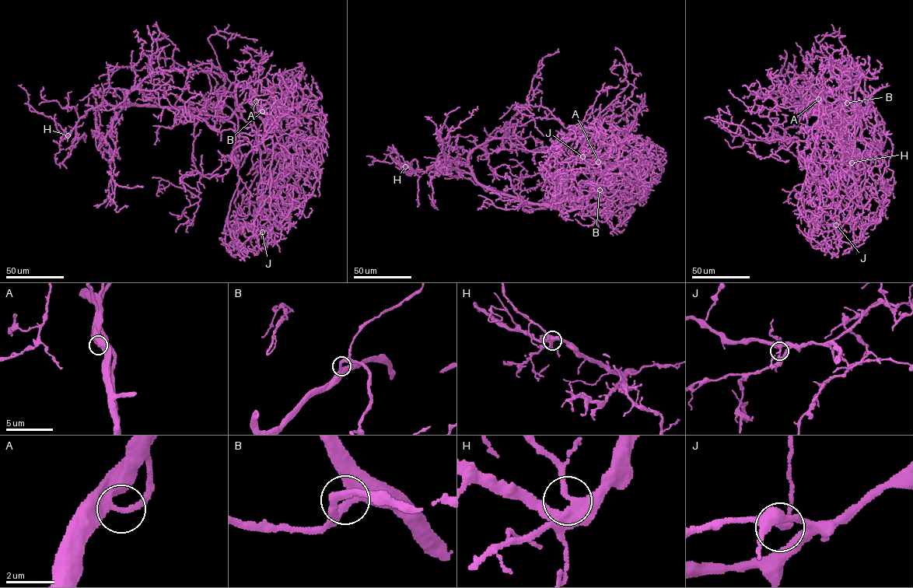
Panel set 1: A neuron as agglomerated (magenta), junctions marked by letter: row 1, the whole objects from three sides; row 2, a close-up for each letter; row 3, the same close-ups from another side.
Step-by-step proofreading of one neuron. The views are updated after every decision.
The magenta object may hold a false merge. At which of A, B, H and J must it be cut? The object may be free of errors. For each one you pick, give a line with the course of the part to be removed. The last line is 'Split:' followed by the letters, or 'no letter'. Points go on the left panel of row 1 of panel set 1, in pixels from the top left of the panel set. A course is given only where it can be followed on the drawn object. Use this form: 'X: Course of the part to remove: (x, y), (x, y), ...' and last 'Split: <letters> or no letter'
Split: no letter

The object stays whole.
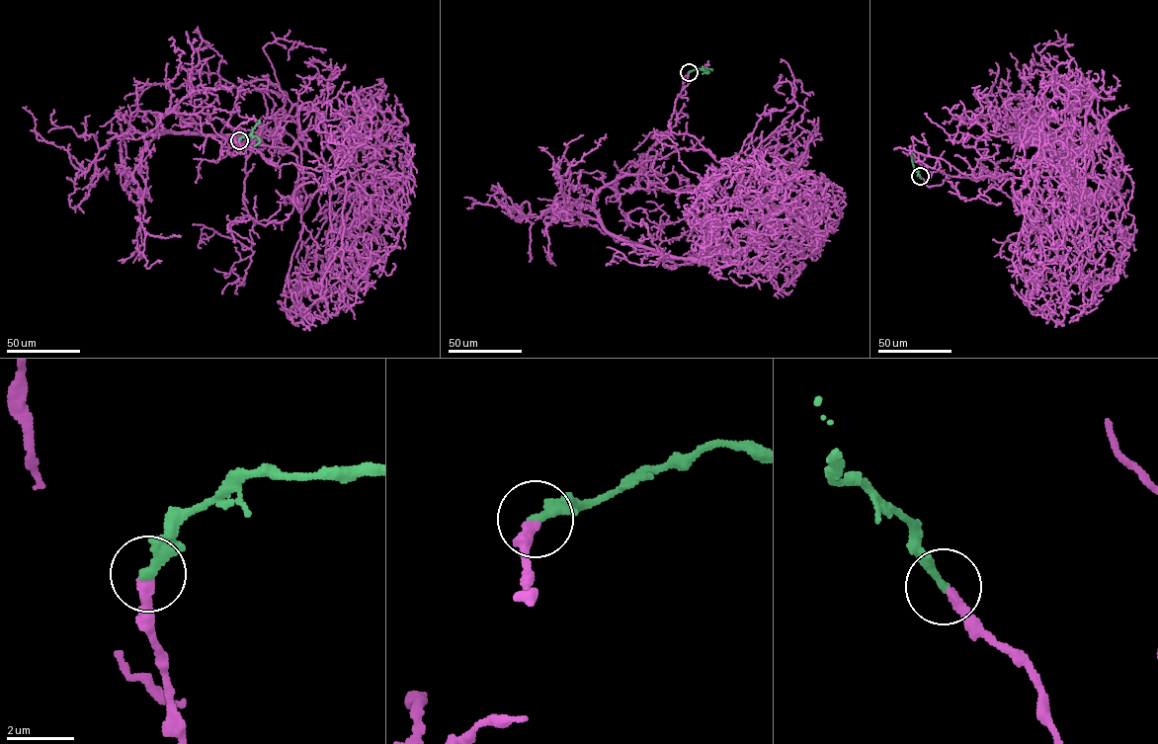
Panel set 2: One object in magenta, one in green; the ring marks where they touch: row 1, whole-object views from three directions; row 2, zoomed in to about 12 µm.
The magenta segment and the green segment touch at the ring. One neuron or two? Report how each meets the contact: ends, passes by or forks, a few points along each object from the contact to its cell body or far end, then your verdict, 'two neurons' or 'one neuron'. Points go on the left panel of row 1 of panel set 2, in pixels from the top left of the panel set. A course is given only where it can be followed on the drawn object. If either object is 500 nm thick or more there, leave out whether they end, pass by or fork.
magenta ends | green ends | magenta via (239, 140), (243, 154), (230, 143), (227, 153), (249, 145), (270, 164), (312, 174), (295, 182), (296, 202) | green via (239, 140), (251, 134), (259, 120) | one neuron

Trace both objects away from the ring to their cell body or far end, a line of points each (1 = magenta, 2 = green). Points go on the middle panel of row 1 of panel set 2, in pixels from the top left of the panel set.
1: (689, 72), (668, 126), (743, 172), (719, 235), (716, 227)
2: (689, 71), (697, 68), (712, 70)

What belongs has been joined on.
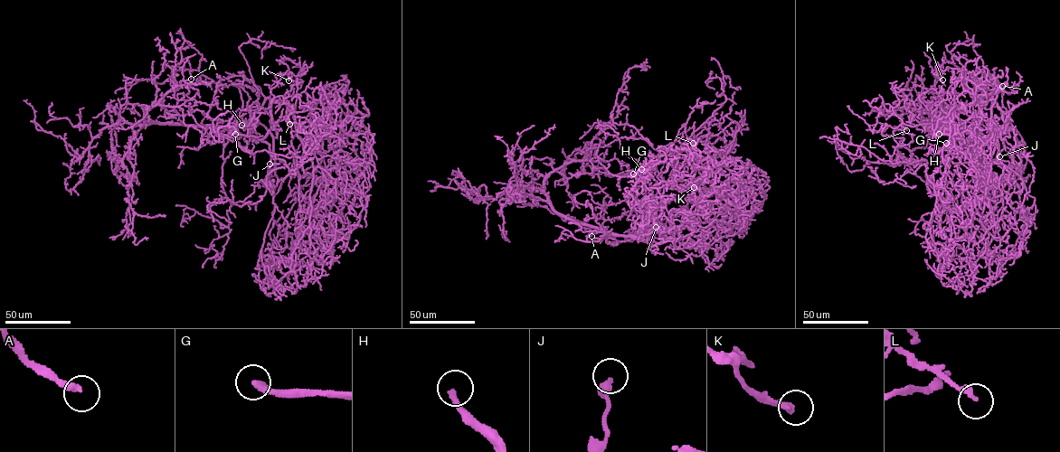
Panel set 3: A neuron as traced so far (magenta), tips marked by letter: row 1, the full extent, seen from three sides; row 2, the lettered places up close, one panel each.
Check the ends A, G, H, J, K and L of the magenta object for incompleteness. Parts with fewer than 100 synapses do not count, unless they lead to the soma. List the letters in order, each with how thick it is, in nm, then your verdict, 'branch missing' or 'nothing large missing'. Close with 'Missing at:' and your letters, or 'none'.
A: calibre 300 nm; branch missing
G: calibre 320 nm; branch missing
H: calibre 280 nm; branch missing
J: calibre 340 nm; nothing large missing
K: calibre 280 nm; nothing large missing
L: calibre 260 nm; nothing large missing
Missing at: A, G, H

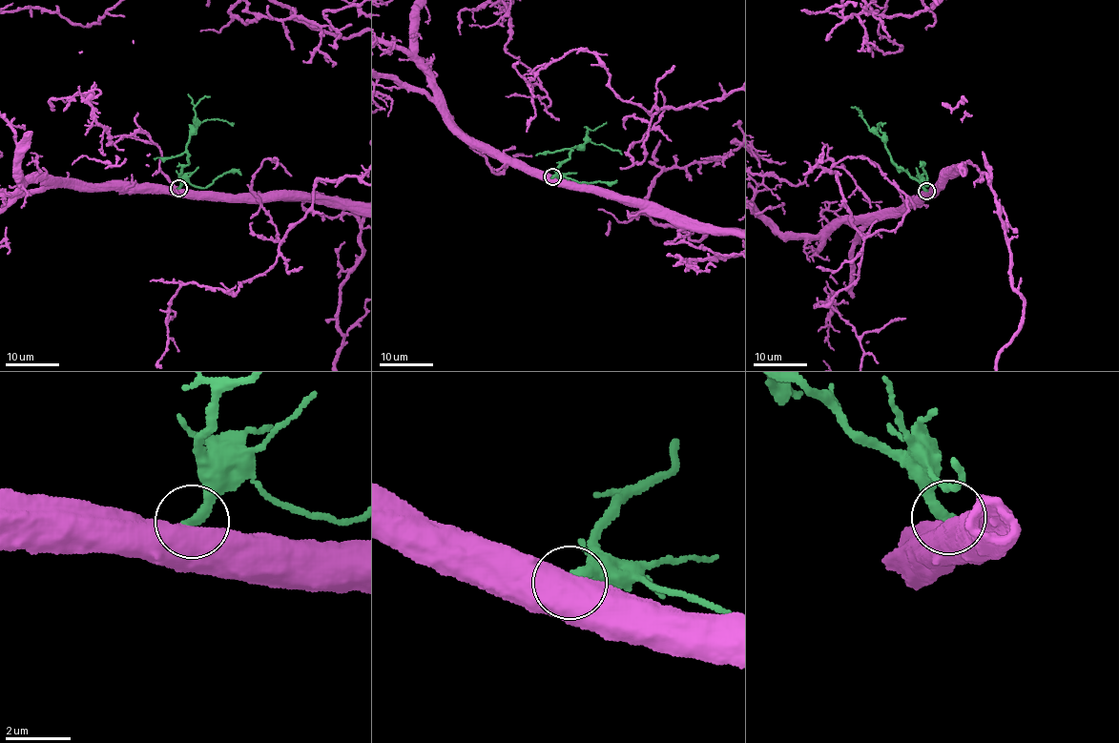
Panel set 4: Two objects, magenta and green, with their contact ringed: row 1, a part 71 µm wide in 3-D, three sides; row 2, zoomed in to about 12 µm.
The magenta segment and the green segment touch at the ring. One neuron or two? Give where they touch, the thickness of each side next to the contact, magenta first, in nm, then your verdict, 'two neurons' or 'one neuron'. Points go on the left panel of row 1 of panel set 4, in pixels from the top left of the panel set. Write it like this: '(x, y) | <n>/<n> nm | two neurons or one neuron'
(178, 188) | 800/360 nm | two neurons

